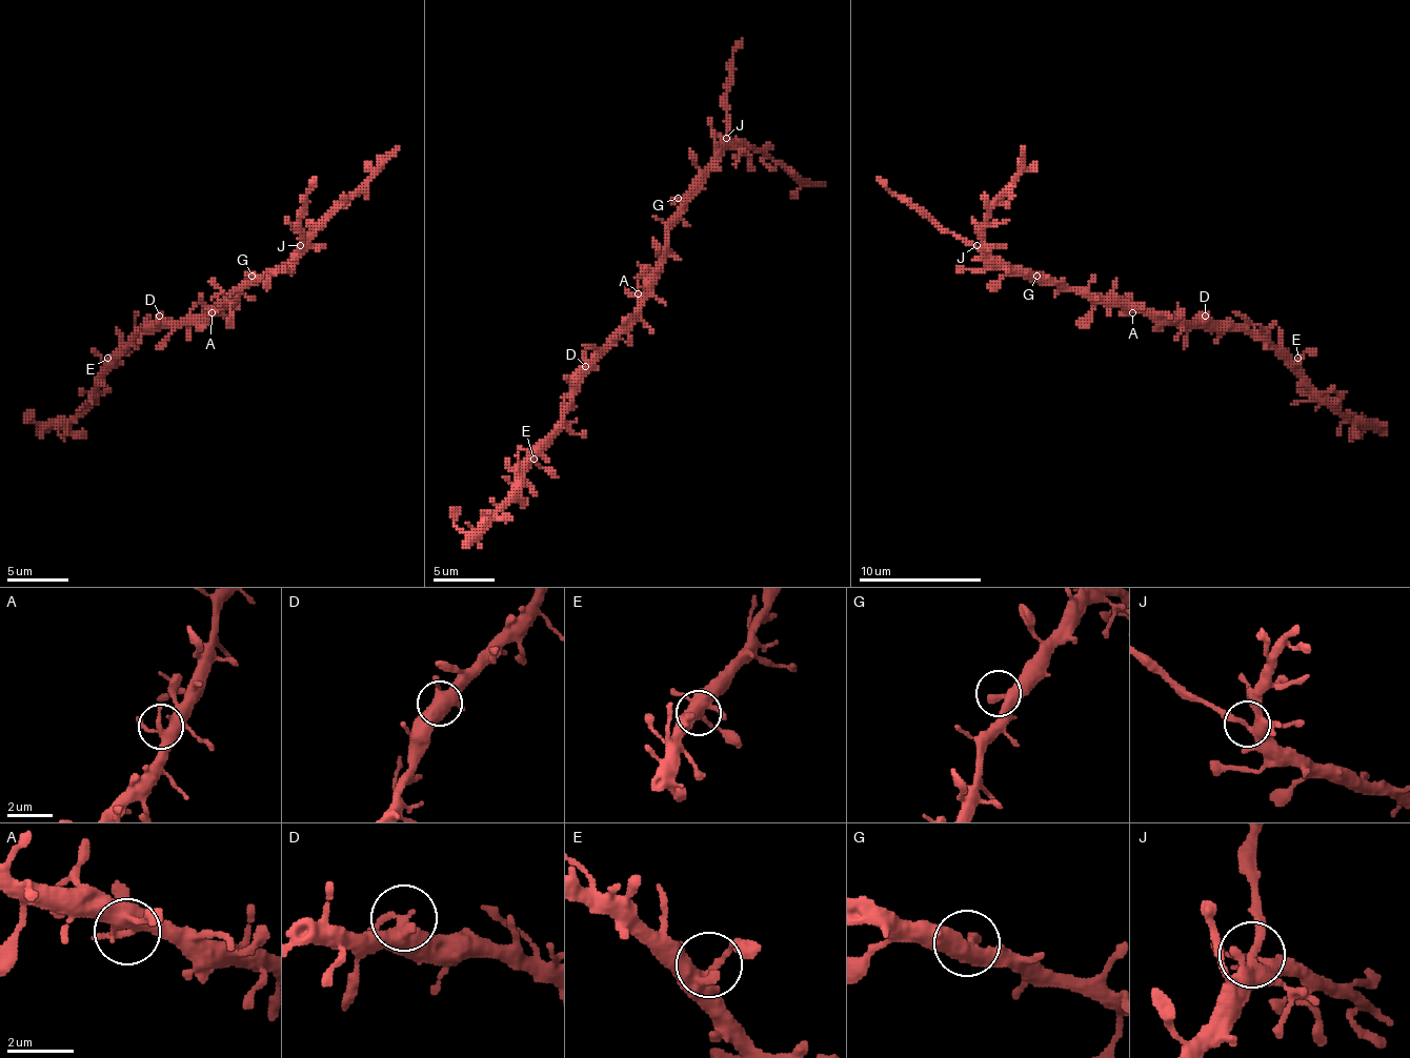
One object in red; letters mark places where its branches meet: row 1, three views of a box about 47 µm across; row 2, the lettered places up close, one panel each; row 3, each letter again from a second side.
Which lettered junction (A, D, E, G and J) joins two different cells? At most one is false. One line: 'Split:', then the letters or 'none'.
Split: J

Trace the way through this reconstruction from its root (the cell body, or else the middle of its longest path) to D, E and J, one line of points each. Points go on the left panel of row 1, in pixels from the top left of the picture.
D: (208, 312), (187, 316), (181, 321), (165, 321), (159, 316)
E: (208, 312), (190, 316), (181, 321), (154, 321), (111, 361), (107, 358)
J: (208, 312), (224, 306), (245, 284), (252, 284), (264, 276), (273, 276), (301, 245)

